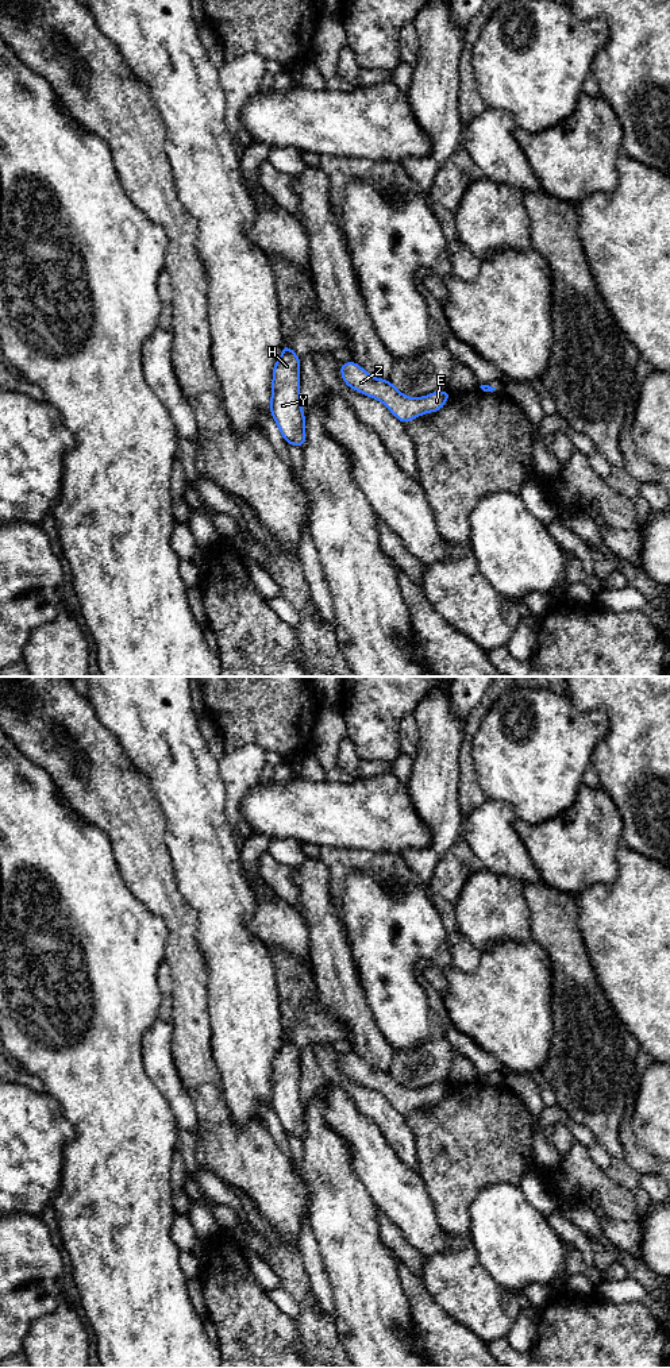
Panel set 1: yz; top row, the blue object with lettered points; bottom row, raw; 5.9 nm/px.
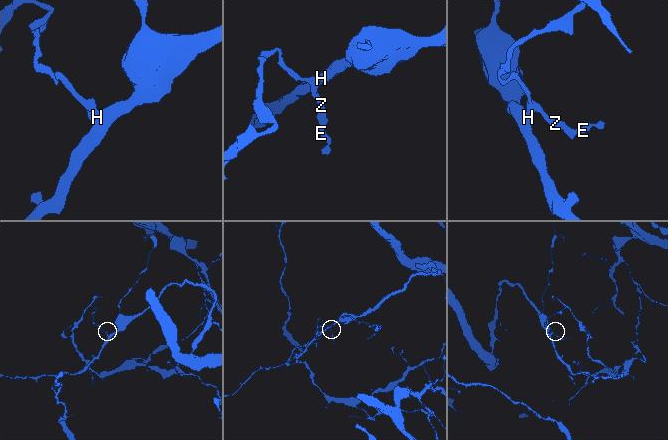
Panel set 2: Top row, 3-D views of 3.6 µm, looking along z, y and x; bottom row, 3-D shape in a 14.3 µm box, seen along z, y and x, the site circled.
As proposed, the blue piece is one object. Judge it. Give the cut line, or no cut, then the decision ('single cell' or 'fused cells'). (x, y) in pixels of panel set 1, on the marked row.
yz (284, 351), (293, 354) | fused cells

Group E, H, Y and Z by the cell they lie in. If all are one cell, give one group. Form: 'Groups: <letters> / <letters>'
Groups: E Z / H Y

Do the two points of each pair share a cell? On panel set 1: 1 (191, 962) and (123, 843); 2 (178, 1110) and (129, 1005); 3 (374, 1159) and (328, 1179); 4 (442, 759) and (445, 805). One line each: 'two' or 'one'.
1: one
2: two
3: two
4: one

